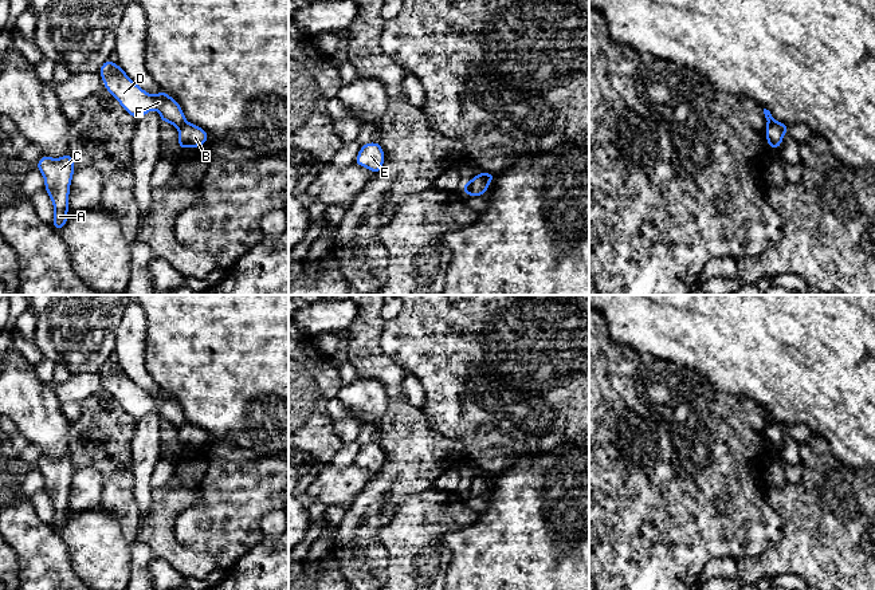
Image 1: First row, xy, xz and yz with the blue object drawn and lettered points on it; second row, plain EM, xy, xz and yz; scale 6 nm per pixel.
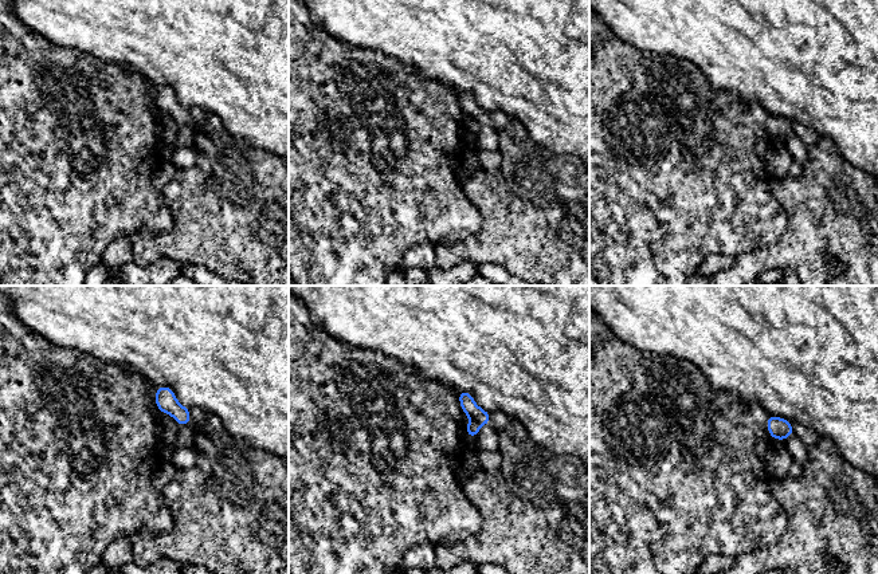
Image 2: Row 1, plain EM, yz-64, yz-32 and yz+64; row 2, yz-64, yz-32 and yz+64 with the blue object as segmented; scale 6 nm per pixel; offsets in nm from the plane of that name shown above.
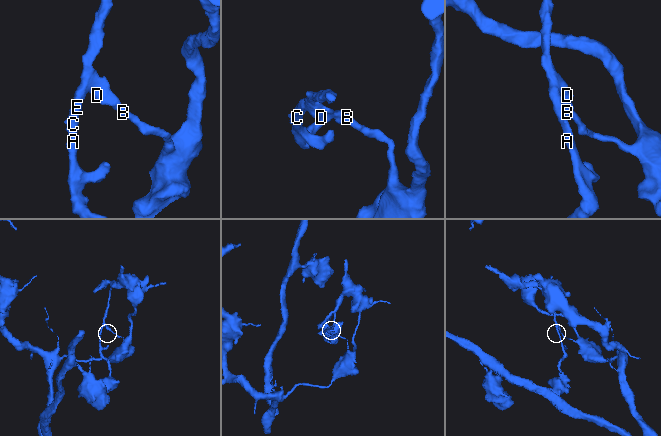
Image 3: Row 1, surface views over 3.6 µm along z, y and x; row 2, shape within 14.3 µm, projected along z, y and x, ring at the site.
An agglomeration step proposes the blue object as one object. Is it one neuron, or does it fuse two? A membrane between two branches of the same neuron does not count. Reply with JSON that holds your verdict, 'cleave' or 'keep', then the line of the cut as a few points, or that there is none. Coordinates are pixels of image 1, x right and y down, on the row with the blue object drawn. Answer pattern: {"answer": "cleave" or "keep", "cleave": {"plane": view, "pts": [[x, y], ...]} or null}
{"answer": "cleave", "cleave": {"plane": "yz", "pts": [[768, 121], [776, 122], [784, 132]]}}

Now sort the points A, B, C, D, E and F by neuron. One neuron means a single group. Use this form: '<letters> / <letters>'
A C D E F / B

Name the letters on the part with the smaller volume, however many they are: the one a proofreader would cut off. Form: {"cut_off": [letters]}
{"cut_off": ["A", "C", "D", "E", "F"]}

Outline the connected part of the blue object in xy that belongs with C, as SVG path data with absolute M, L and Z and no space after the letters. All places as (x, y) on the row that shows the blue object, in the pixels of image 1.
M66 153L60 158L42 156L35 165L43 174L46 193L50 196L54 205L52 227L60 231L68 221L68 196L75 165L71 160L71 153Z

